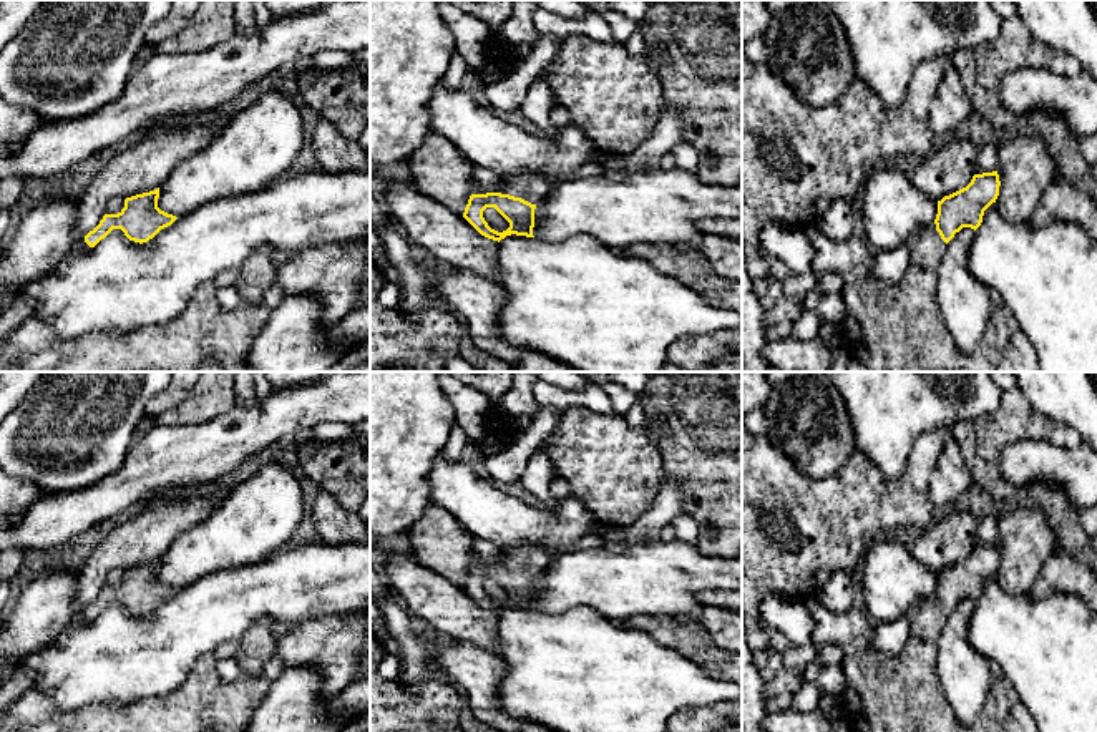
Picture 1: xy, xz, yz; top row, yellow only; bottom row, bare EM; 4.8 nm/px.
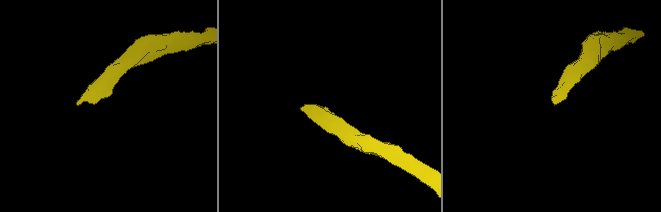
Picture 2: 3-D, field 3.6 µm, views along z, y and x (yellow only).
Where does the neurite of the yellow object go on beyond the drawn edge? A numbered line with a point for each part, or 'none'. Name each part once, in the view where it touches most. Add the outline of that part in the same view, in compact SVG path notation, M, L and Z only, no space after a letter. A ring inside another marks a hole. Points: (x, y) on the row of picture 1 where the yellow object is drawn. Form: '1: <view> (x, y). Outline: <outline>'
1: xz (531, 188). Outline: M516 174L500 179L495 193L521 198L531 204L538 204L553 188L553 183L536 174Z

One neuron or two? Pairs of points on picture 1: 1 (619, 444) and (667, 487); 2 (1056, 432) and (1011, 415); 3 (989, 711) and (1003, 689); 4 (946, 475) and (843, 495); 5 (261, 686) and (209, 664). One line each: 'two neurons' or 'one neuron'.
1: two neurons
2: one neuron
3: one neuron
4: two neurons
5: one neuron

